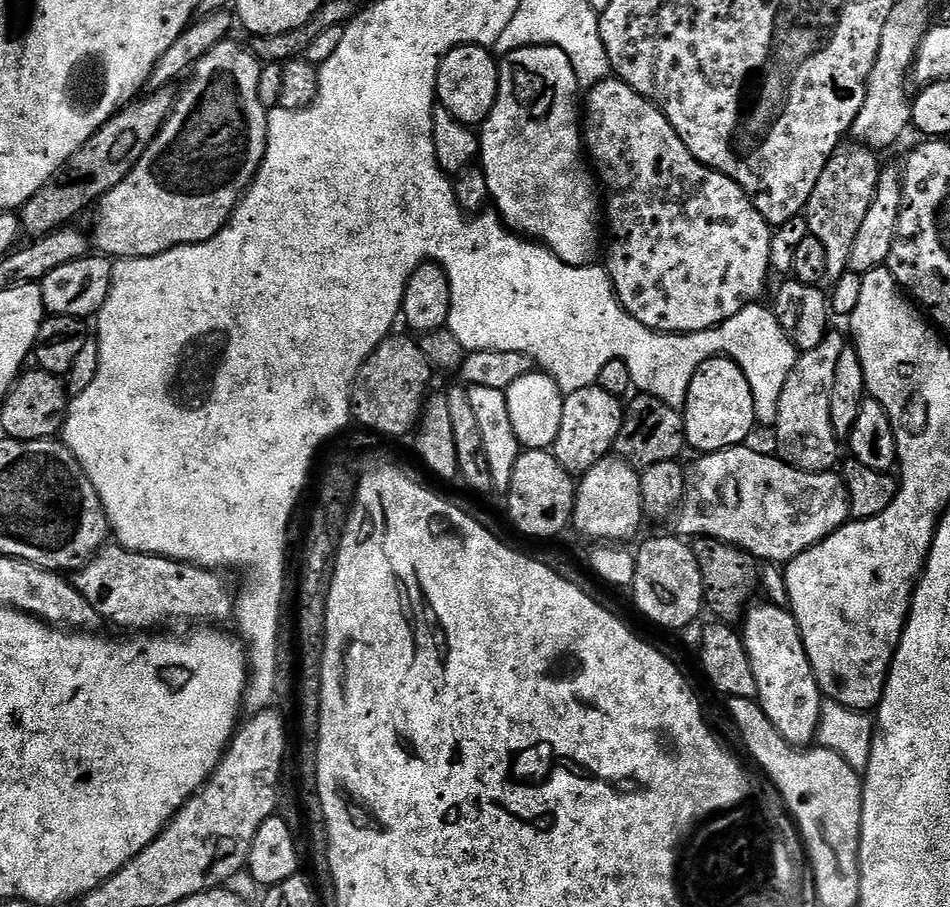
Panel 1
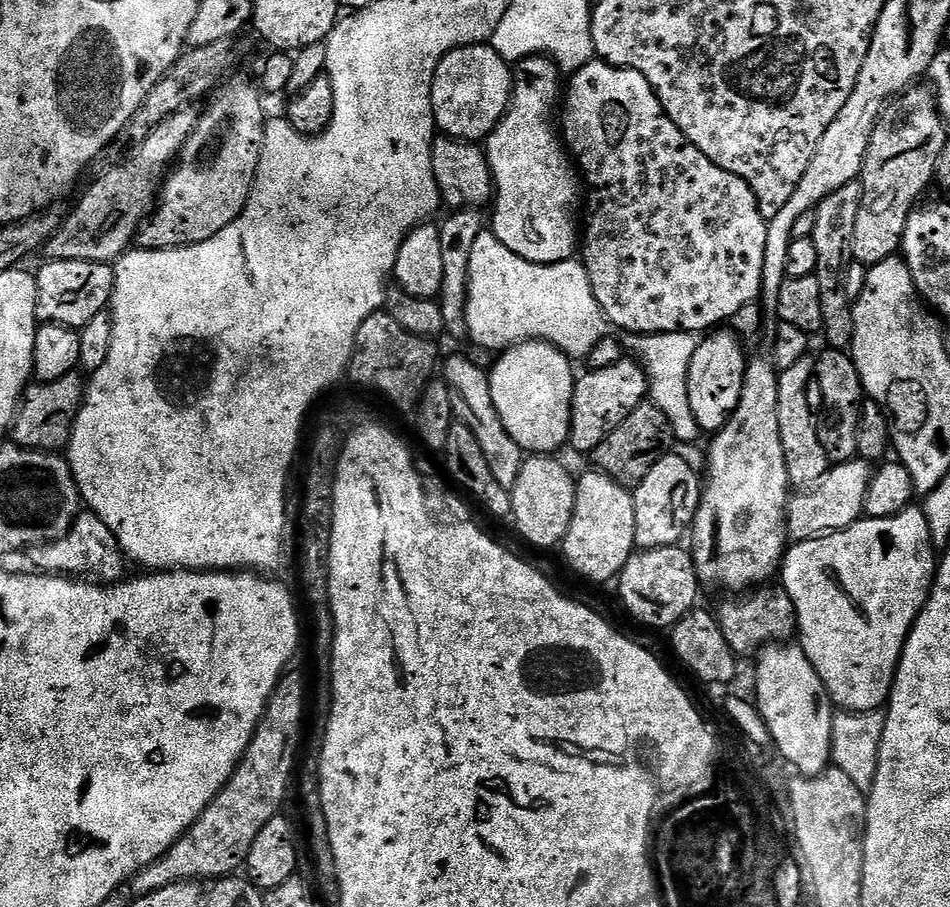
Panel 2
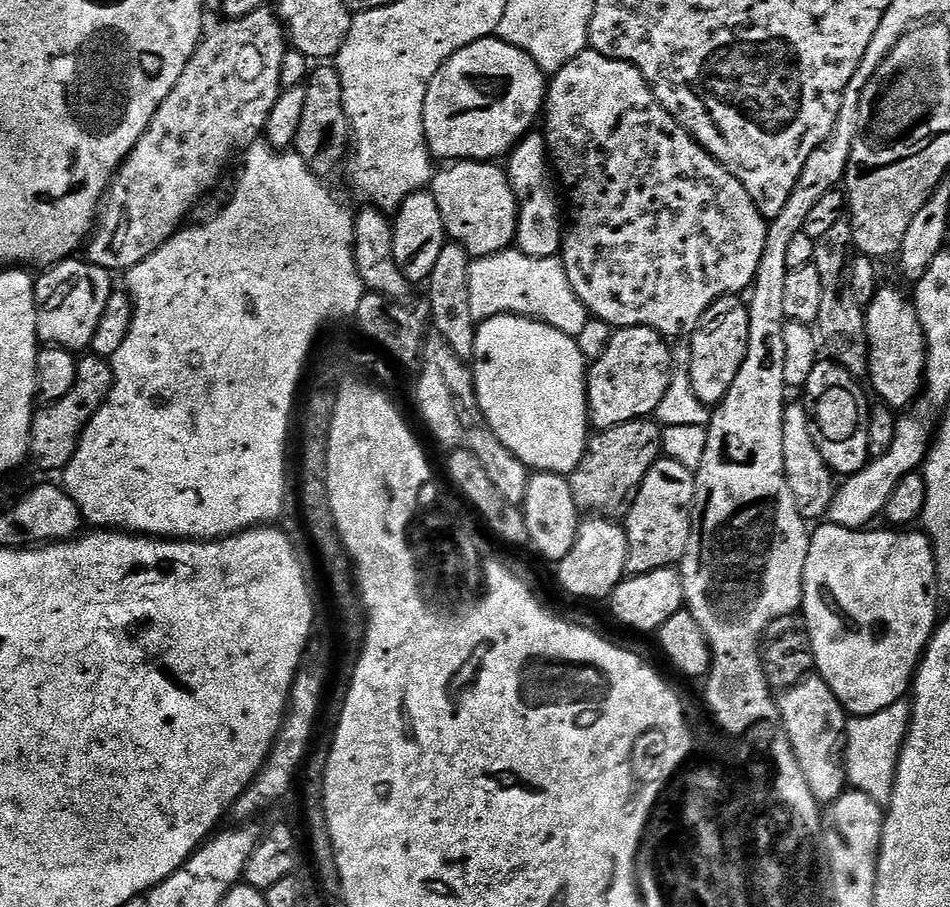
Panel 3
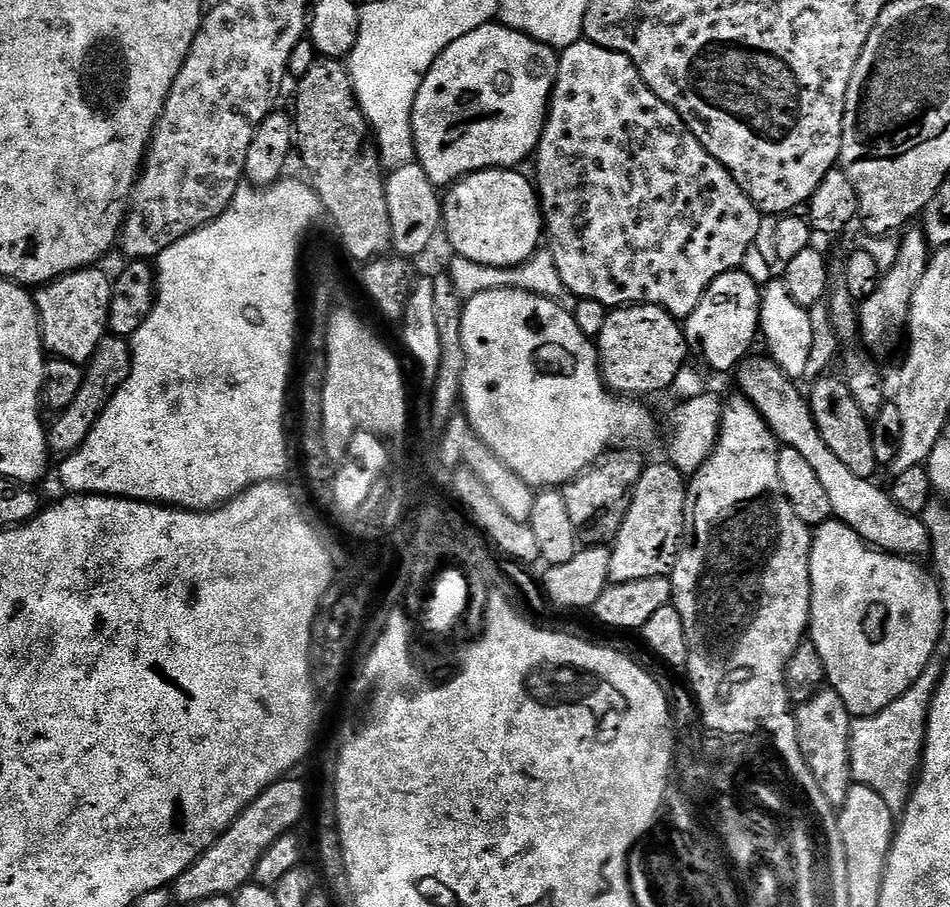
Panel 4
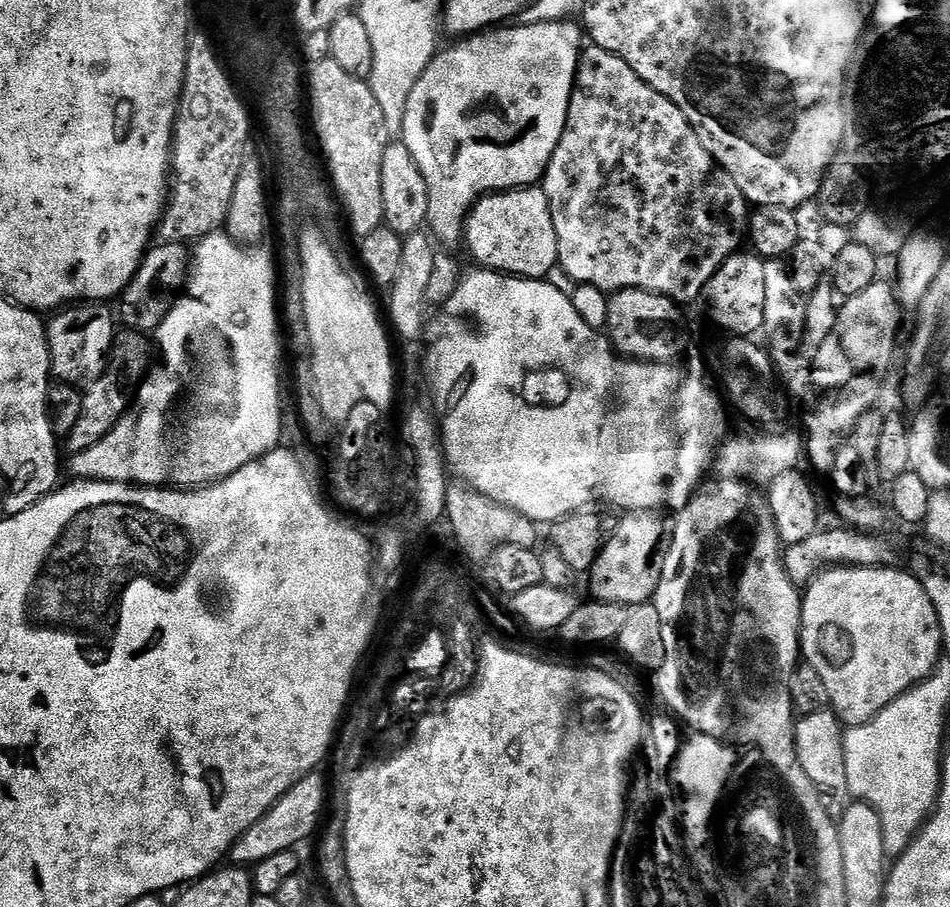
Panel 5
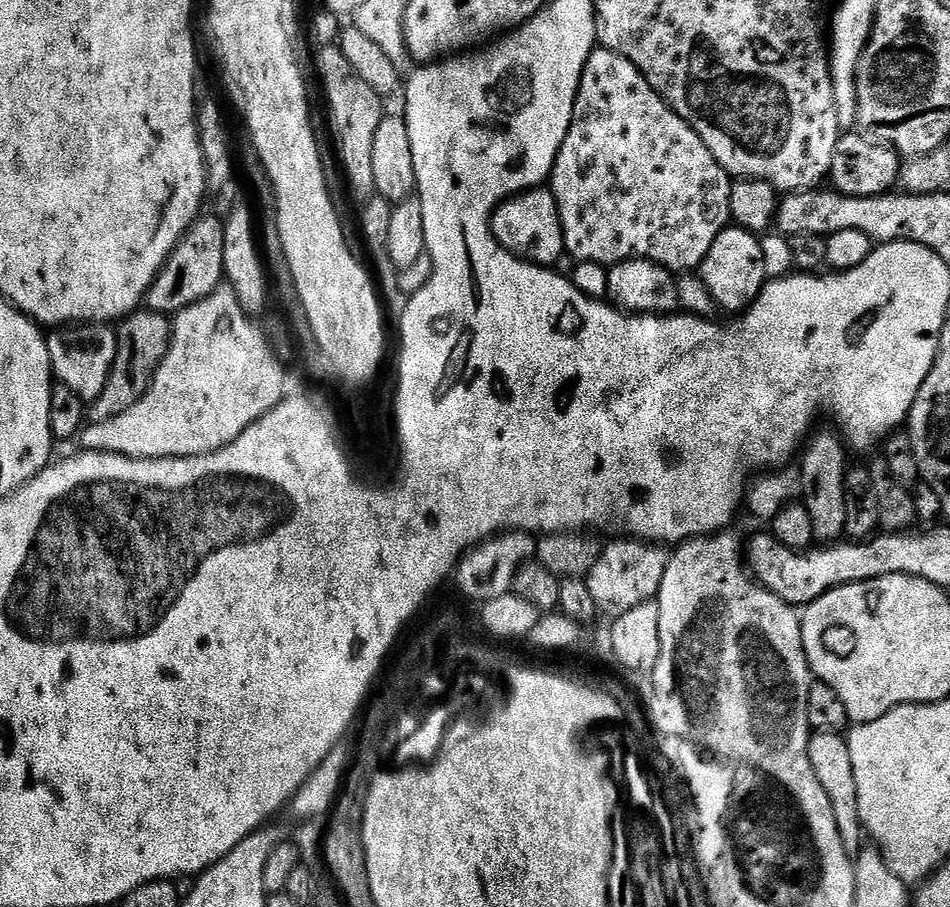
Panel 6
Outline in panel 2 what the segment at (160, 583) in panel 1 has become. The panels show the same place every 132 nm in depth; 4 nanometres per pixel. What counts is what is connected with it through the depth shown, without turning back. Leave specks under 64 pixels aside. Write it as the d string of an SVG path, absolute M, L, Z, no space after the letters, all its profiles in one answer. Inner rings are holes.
M91 510L81 511L76 517L74 526L62 538L53 544L39 544L31 549L32 564L37 573L55 574L69 578L87 578L105 586L125 579L124 564L126 557L115 534Z

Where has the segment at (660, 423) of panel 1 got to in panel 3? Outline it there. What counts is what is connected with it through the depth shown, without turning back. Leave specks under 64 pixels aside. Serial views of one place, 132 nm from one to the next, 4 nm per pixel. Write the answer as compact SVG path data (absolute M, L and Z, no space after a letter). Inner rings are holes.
M652 418L622 422L613 428L597 431L589 439L588 448L584 452L583 458L578 462L578 466L567 477L570 490L573 491L574 502L577 504L579 511L584 514L595 514L609 518L627 517L634 498L650 470L650 466L661 459L661 433L661 425Z

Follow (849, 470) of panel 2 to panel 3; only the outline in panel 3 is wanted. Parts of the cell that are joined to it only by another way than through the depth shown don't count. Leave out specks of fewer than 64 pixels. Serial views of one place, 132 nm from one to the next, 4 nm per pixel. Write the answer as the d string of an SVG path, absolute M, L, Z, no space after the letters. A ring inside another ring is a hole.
M903 416L896 421L894 442L890 442L890 450L881 456L872 456L862 470L847 477L837 487L836 497L832 499L827 519L843 528L864 530L875 516L884 511L886 502L890 502L890 494L894 494L894 486L906 478L906 474L917 471L928 458L928 450L934 443L934 424L924 416Z

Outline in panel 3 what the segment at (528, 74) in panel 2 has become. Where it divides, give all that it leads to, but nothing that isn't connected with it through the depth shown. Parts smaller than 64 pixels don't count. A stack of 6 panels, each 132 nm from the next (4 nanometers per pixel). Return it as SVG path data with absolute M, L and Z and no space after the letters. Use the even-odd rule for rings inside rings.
M543 135L525 136L507 157L506 171L516 195L516 205L520 207L515 247L527 256L556 256L560 250L560 241L564 237L566 224L562 219L562 204L558 199L558 188L554 183L553 173L550 171L548 147Z

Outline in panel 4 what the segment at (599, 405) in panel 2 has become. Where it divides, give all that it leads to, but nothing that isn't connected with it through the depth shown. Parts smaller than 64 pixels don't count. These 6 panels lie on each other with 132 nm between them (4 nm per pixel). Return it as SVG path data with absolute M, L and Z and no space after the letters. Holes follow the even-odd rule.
M631 304L626 308L613 308L602 326L602 334L595 337L596 351L600 358L600 375L603 376L609 392L620 398L644 398L655 392L668 392L676 375L686 367L689 359L688 343L684 337L681 321L653 304Z

